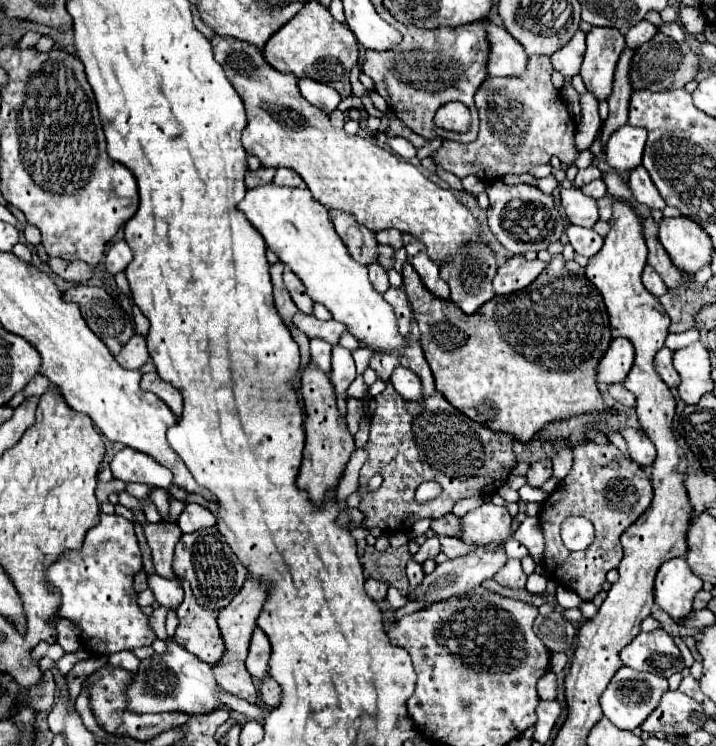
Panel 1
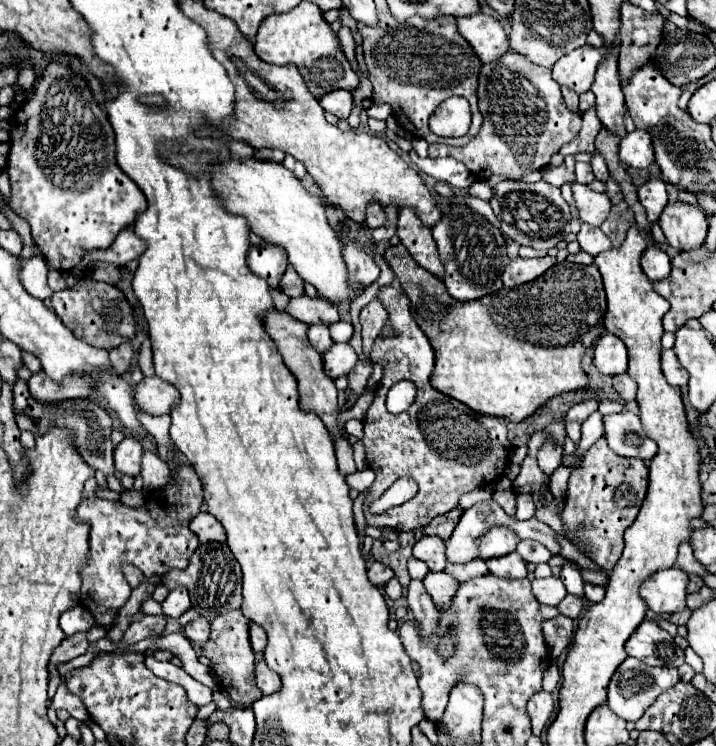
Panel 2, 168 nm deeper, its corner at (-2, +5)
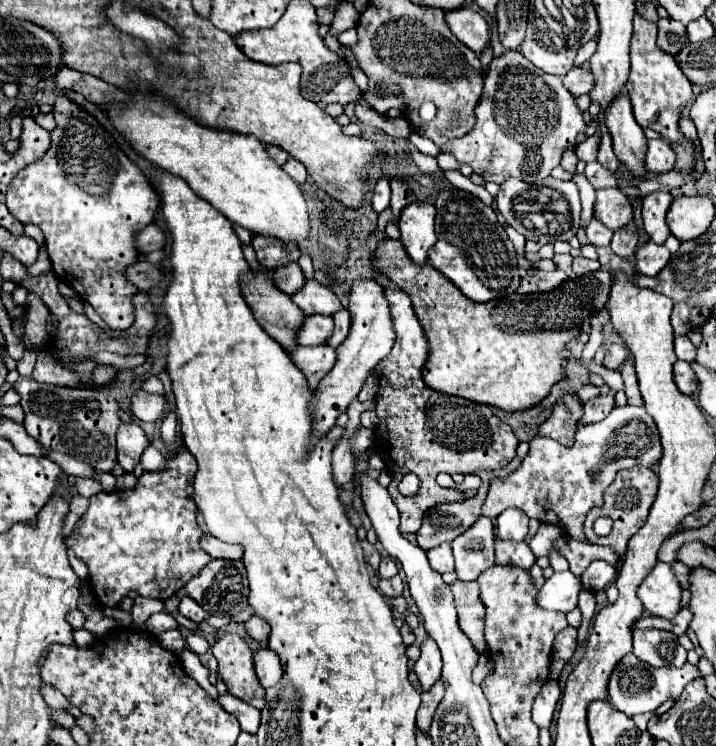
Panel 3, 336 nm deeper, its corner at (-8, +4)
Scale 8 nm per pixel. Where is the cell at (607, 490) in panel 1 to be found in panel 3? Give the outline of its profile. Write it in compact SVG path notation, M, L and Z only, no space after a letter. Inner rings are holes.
M632 467L628 471L620 471L614 479L614 483L606 489L604 493L604 505L590 511L588 517L586 517L586 523L584 523L584 533L586 537L590 537L590 543L598 543L598 545L608 545L612 547L616 553L624 555L626 553L626 545L630 541L630 537L644 525L646 517L648 517L648 511L656 499L656 493L658 493L658 475L648 469L648 467ZM598 517L610 517L612 519L612 531L608 537L598 537L594 533L594 519Z

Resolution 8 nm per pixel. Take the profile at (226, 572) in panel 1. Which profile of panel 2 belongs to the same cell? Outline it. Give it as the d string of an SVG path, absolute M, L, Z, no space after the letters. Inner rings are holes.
M208 542L200 544L196 552L190 556L190 562L184 570L172 570L162 578L162 584L172 590L176 586L186 586L190 592L192 608L196 608L208 620L220 616L220 612L228 612L232 608L240 608L242 604L242 572L238 560L232 556L226 542Z

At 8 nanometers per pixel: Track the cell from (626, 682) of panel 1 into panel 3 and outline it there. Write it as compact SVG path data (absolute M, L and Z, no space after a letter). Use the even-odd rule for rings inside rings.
M628 653L618 661L618 665L610 673L610 681L608 681L610 703L618 711L622 711L622 713L626 713L630 717L636 715L636 713L652 713L666 699L670 699L670 697L678 699L682 689L696 677L700 677L700 671L698 671L696 665L690 665L688 661L682 667L666 665L666 667L658 667L656 669L652 665L646 665L646 663L638 661L638 657L634 657L634 653Z

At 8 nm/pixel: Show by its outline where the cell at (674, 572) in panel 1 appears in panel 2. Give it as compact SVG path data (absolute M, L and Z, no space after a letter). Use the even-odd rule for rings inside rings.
M676 566L654 572L642 584L642 598L658 616L670 616L686 608L688 574Z

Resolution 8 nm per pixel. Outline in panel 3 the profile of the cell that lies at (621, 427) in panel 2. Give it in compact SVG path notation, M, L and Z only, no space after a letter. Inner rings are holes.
M642 405L614 407L602 421L580 425L576 431L576 443L572 447L564 447L552 439L534 437L520 467L508 477L496 477L490 481L482 513L496 519L504 509L518 507L528 513L528 517L556 525L562 535L588 543L582 531L584 519L590 509L602 505L602 493L606 485L614 481L616 473L622 469L632 469L634 465L652 467L660 461L660 457L662 445L658 427L646 409Z

